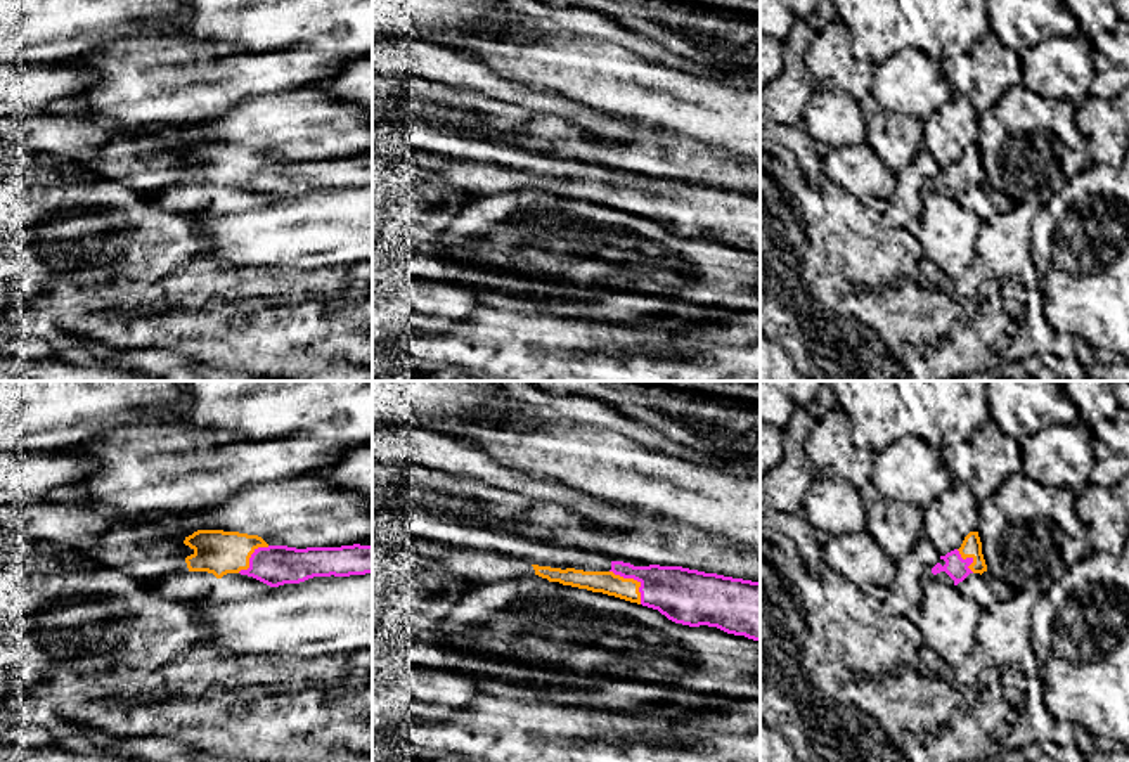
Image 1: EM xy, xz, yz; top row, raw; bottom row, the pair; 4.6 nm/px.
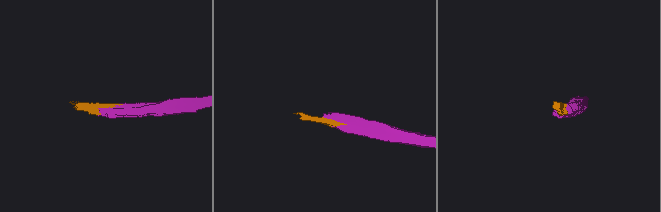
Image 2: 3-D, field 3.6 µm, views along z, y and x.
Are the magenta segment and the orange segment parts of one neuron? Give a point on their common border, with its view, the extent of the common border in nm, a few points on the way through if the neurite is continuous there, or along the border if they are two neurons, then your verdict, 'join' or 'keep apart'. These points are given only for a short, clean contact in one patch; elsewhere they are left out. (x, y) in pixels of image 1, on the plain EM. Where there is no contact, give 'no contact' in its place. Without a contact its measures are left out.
contact xz (634, 191); length 220 nm; way xz (684, 208), (634, 191), (606, 194); join

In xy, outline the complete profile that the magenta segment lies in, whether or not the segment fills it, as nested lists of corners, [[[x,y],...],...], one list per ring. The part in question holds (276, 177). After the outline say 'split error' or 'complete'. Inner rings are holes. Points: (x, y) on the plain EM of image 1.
[[[197,142],[185,149],[194,165],[185,170],[189,184],[253,189],[270,199],[300,196],[313,189],[372,185],[372,158],[306,159],[268,158],[258,147]]] | split error

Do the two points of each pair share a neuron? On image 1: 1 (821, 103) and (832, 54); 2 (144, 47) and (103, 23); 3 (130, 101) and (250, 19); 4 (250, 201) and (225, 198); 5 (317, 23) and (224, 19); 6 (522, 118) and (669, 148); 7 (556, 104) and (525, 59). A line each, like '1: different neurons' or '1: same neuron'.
1: different neurons
2: different neurons
3: different neurons
4: same neuron
5: same neuron
6: same neuron
7: different neurons

